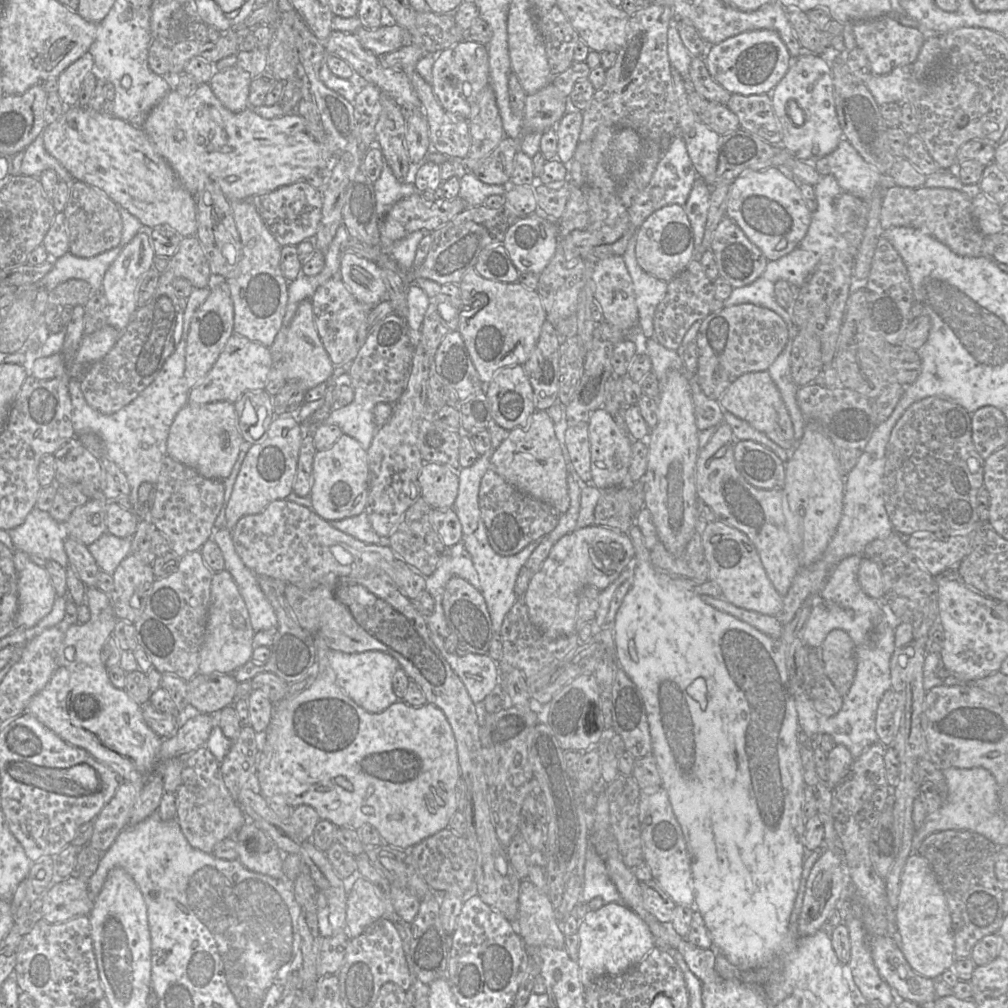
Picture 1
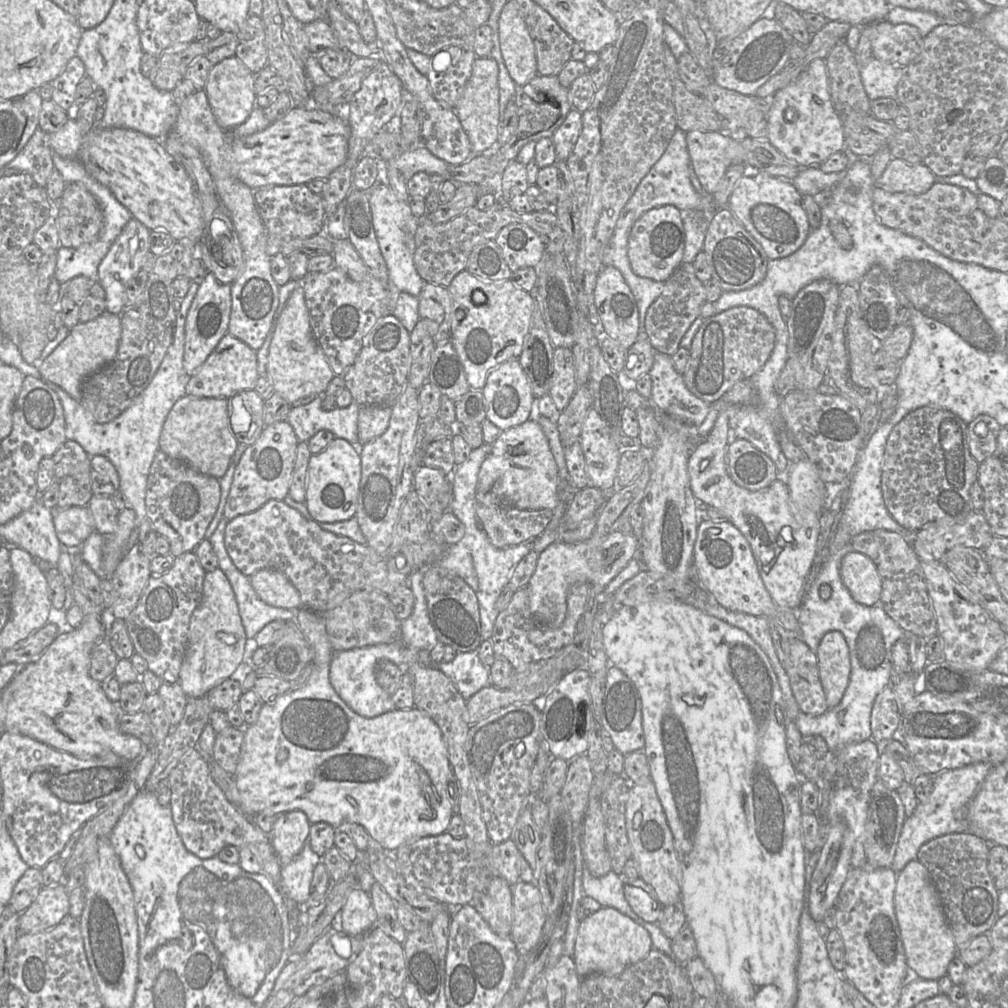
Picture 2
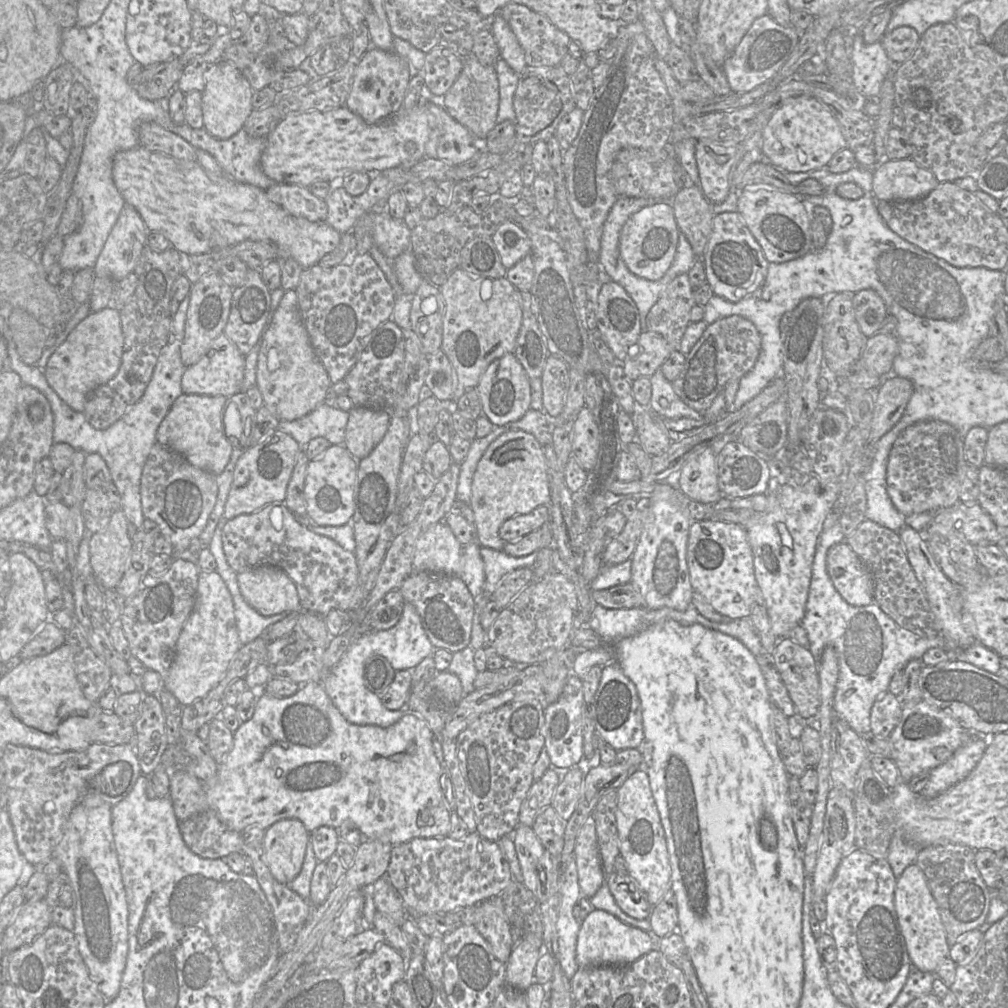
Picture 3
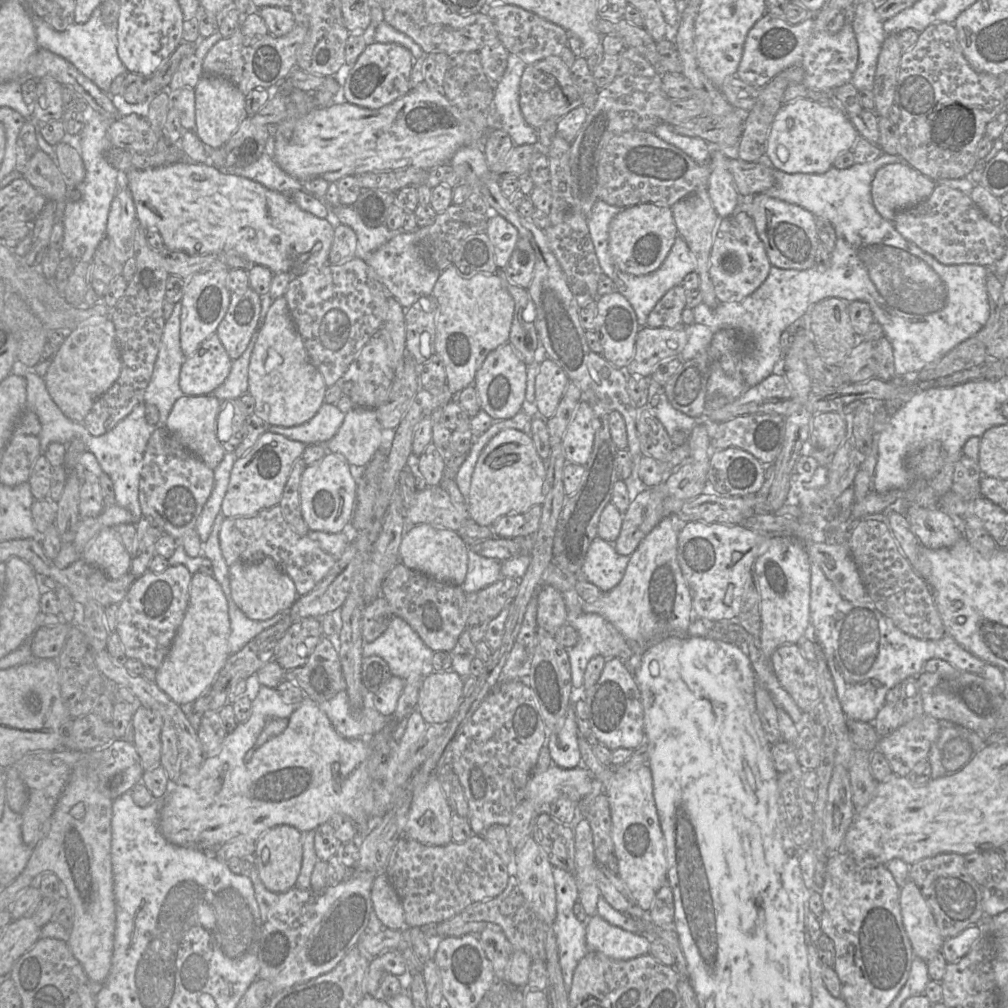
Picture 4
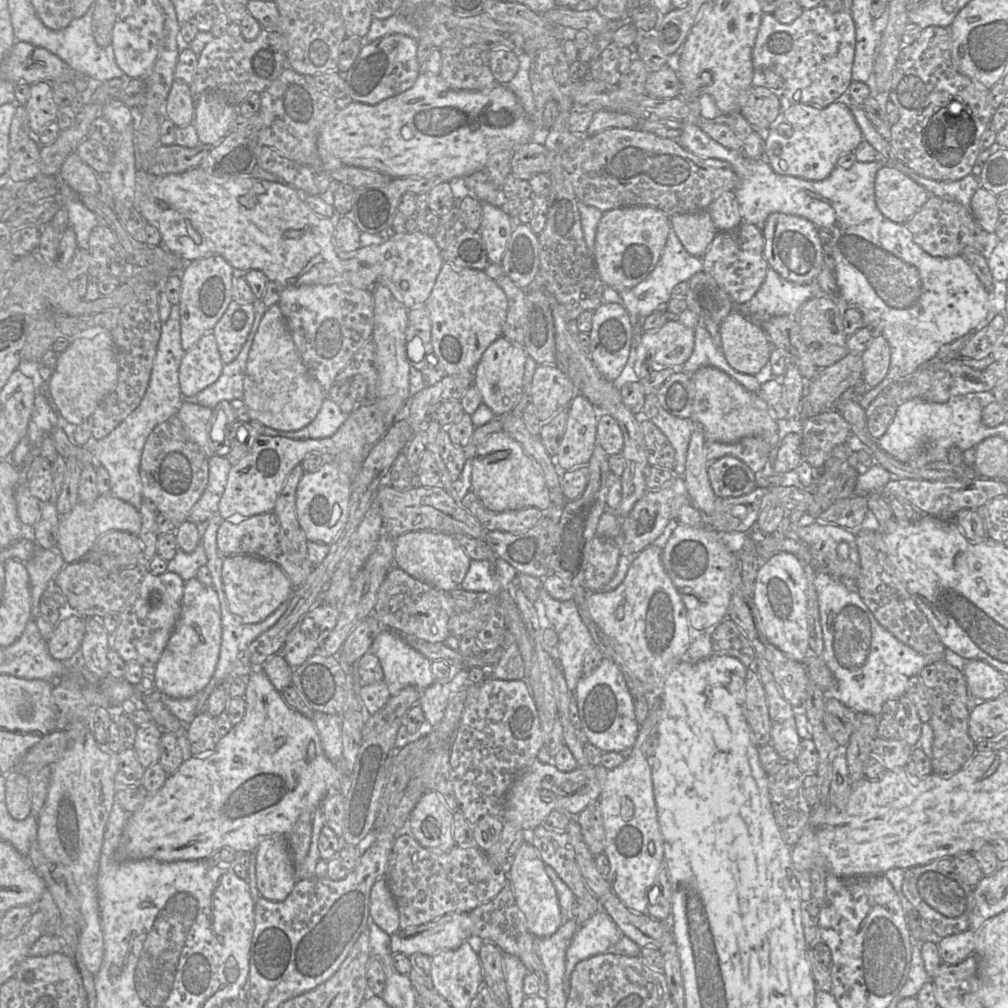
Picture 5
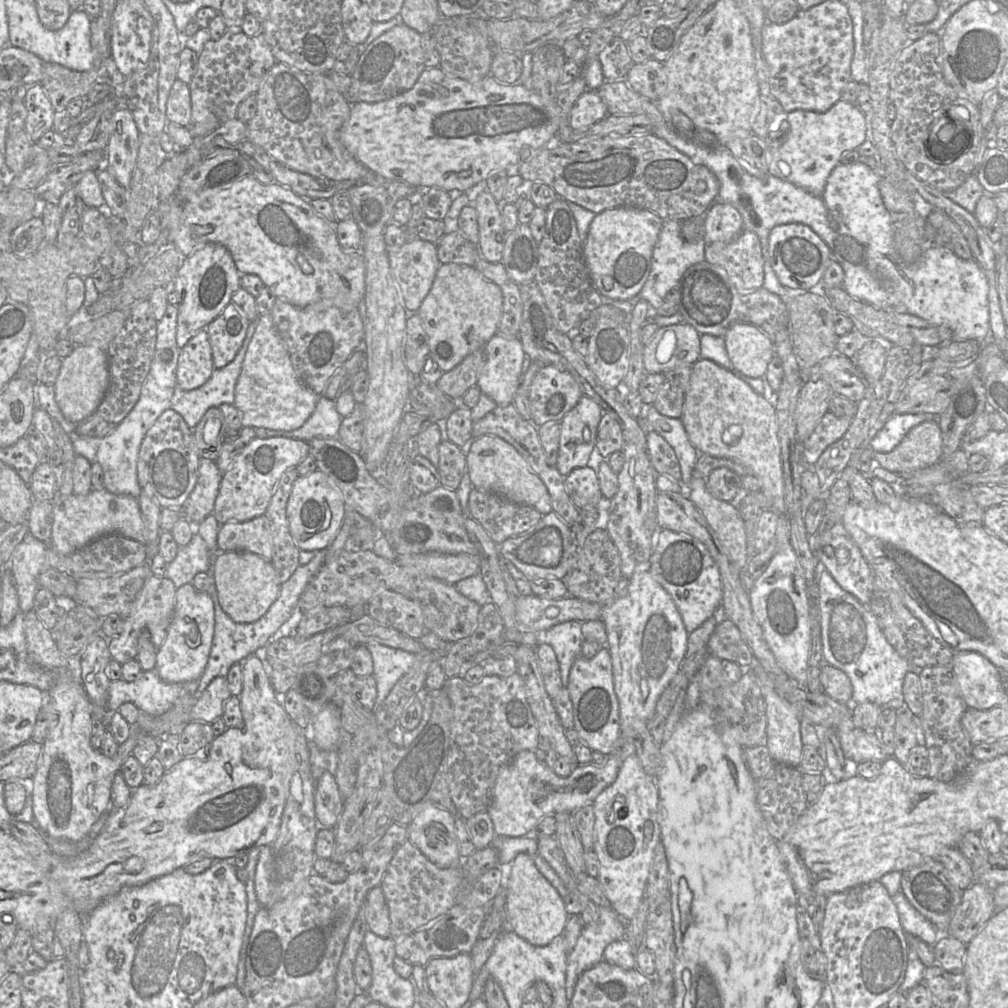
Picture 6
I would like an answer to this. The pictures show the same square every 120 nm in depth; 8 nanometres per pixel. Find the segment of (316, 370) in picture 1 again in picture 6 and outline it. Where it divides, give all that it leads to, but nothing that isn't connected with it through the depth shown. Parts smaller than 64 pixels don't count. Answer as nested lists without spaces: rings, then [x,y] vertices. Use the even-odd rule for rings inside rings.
[[[259,315],[235,387],[234,405],[242,412],[242,426],[277,431],[298,429],[314,412],[319,397],[296,373],[271,315]]]

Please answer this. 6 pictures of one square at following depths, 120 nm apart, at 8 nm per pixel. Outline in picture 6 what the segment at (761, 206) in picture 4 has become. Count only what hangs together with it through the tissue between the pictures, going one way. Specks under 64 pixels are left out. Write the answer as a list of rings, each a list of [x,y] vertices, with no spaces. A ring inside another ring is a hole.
[[[801,223],[775,226],[769,234],[768,254],[768,262],[779,282],[789,288],[792,297],[815,291],[831,260],[831,252],[826,243],[809,226]]]

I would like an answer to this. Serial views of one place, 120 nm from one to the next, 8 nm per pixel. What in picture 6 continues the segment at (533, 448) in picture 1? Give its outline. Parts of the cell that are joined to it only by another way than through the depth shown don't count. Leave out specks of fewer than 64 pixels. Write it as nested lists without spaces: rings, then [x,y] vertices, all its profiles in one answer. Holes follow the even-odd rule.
[[[484,435],[474,439],[467,454],[467,468],[474,488],[496,493],[516,504],[531,506],[542,515],[552,511],[551,498],[542,480],[523,456],[502,438]]]

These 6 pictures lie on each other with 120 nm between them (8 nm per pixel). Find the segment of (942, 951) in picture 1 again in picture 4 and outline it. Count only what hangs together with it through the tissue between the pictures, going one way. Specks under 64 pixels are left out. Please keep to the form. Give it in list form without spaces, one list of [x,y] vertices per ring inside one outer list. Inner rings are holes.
[[[910,879],[900,889],[900,908],[913,956],[929,960],[941,951],[945,939],[941,936],[920,890]]]

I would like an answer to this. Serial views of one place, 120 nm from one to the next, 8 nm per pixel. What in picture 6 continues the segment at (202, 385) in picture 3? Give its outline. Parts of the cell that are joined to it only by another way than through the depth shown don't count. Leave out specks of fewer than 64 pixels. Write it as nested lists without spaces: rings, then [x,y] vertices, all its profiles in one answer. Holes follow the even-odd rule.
[[[201,329],[181,349],[177,384],[185,391],[197,389],[210,379],[214,369],[208,333]]]

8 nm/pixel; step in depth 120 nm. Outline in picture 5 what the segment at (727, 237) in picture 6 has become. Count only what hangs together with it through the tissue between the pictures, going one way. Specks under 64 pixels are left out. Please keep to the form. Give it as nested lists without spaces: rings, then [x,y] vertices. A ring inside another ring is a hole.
[[[733,191],[722,192],[711,202],[707,210],[718,232],[731,230],[743,222]]]

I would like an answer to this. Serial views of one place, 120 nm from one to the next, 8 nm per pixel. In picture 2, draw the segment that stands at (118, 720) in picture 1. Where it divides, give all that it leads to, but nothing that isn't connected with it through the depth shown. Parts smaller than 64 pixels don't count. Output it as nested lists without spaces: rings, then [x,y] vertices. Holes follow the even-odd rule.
[[[107,612],[84,615],[78,628],[60,633],[40,657],[20,666],[1,692],[7,702],[5,730],[31,737],[48,746],[82,759],[115,754],[129,761],[137,759],[147,746],[137,737],[119,729],[118,720],[125,713],[118,703],[110,701],[101,683],[90,674],[94,646],[106,638]]]

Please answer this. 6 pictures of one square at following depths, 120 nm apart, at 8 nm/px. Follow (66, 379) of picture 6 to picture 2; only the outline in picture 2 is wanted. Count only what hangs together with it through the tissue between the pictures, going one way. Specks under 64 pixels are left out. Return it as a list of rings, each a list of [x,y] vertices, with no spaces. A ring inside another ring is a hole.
[[[105,311],[91,321],[79,322],[45,360],[35,365],[46,383],[61,387],[73,399],[80,401],[82,383],[88,376],[115,359],[120,337],[120,315]]]

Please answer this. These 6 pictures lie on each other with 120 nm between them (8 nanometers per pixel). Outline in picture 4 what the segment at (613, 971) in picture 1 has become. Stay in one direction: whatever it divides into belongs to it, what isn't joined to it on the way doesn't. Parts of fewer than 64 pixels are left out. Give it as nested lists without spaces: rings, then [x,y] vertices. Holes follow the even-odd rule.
[[[594,914],[586,922],[586,943],[589,951],[616,960],[629,960],[649,954],[651,941],[641,934],[613,926]]]

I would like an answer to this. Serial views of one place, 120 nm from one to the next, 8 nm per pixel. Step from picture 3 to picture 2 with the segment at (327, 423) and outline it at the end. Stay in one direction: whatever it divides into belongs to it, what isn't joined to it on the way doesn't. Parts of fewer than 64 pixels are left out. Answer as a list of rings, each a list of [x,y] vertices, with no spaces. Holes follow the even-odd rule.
[[[317,396],[308,404],[292,405],[286,420],[292,426],[298,442],[308,442],[318,431],[328,430],[336,438],[360,447],[357,423],[361,406],[353,401],[346,408],[325,411],[322,400],[323,396]]]

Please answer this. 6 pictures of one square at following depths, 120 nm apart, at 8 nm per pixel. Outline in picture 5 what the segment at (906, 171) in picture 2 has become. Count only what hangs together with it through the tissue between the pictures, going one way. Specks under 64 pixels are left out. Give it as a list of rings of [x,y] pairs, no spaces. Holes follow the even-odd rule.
[[[890,167],[880,168],[875,176],[875,202],[884,217],[906,223],[928,200],[929,192],[906,174]]]

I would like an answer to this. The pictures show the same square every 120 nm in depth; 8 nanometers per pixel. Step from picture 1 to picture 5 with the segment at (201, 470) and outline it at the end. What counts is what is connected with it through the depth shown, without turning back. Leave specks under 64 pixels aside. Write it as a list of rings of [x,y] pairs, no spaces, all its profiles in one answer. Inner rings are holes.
[[[184,400],[176,414],[182,422],[189,438],[202,449],[207,459],[215,455],[211,439],[206,431],[212,410]]]

